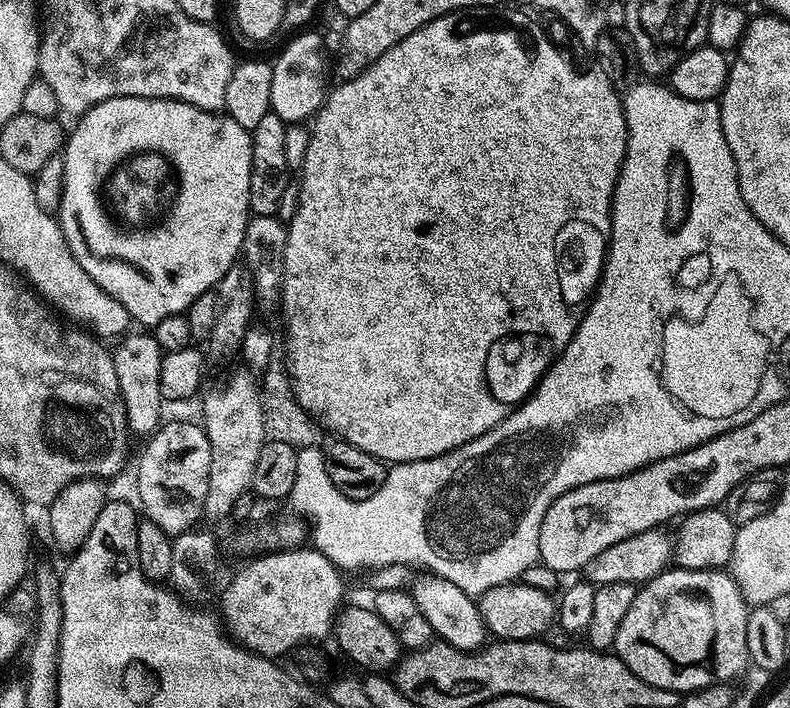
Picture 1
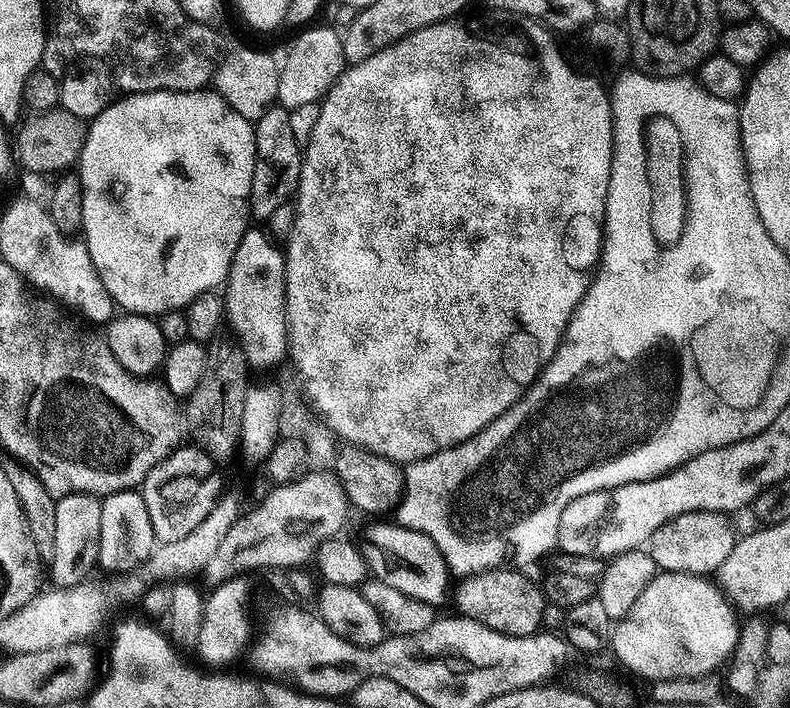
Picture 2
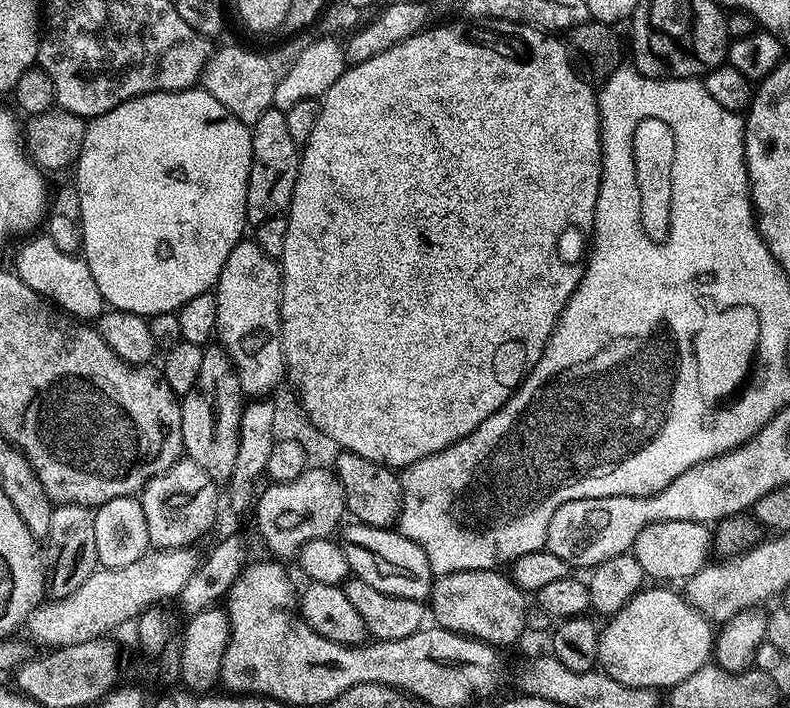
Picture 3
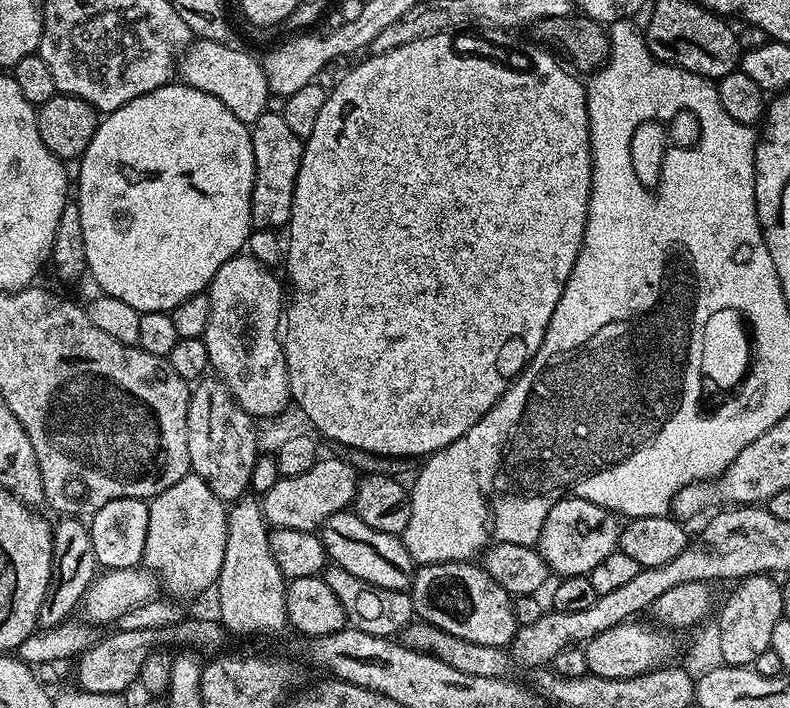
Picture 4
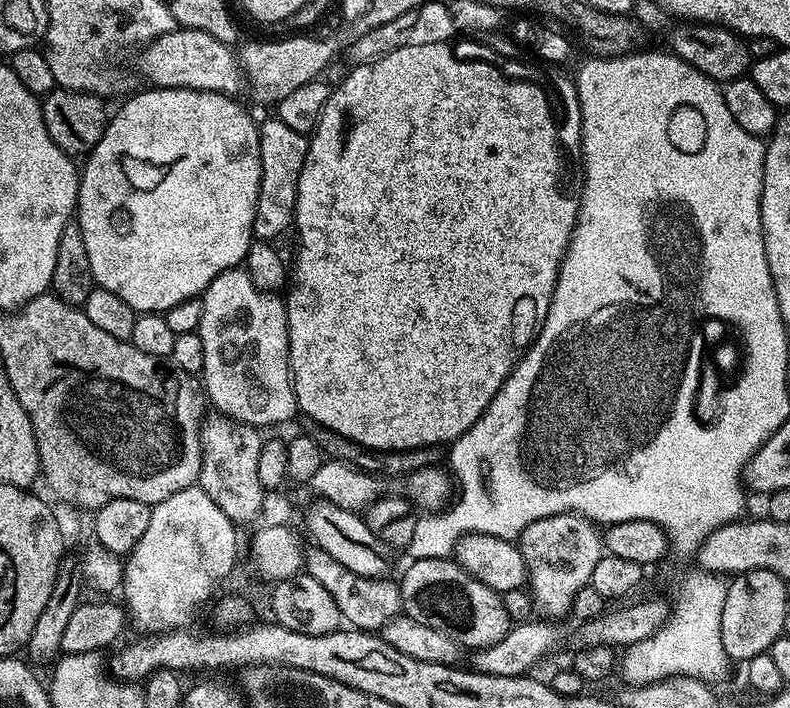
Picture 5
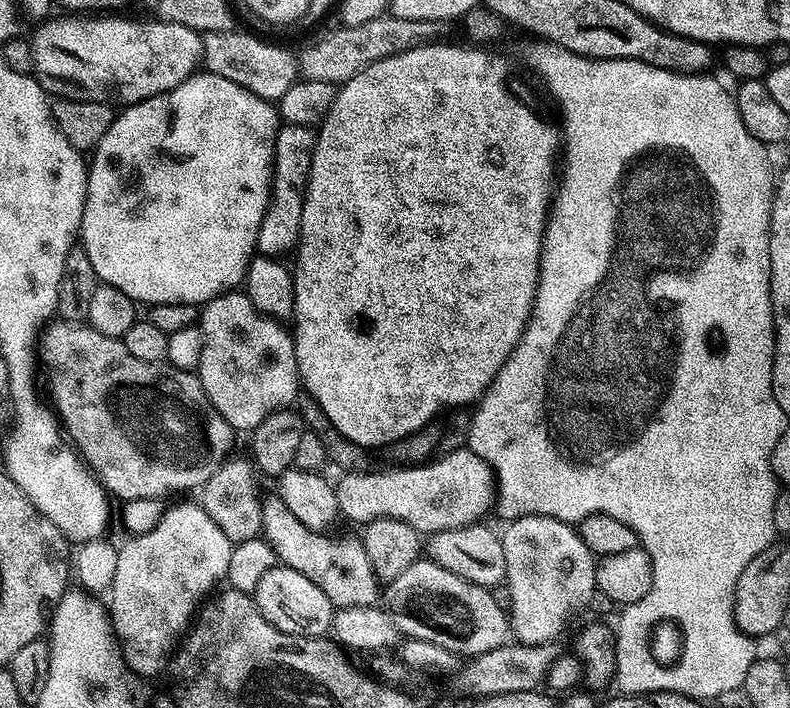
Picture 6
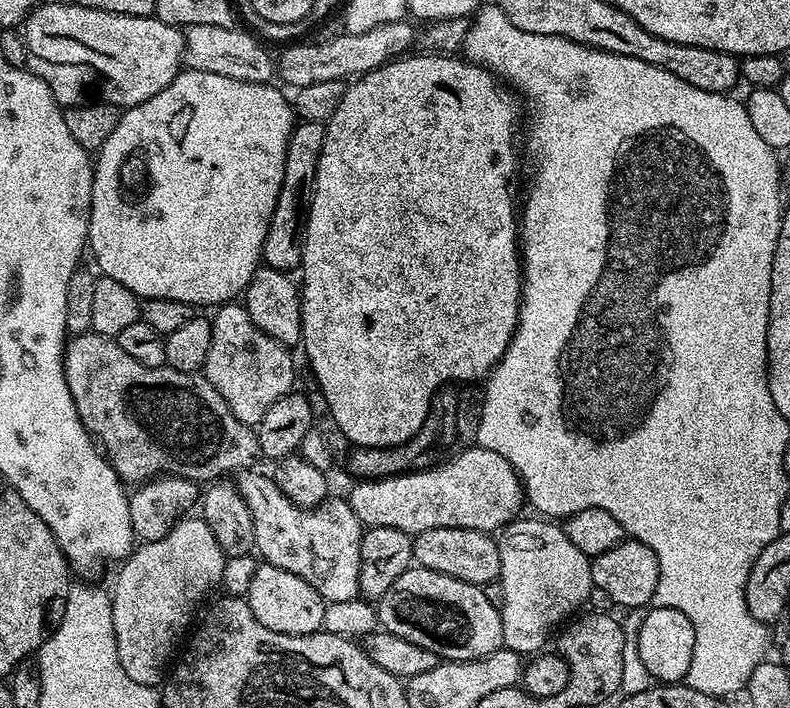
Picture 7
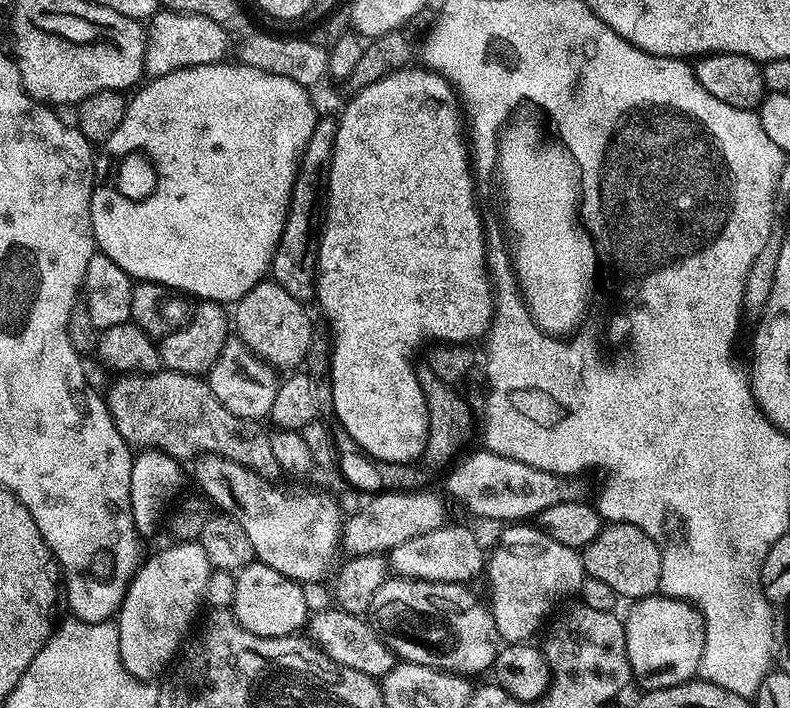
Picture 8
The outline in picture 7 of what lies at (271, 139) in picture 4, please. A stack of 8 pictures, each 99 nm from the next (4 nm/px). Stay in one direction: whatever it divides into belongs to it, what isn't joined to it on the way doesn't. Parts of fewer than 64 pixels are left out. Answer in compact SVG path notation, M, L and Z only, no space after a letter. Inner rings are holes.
M300 120L293 127L286 146L286 170L282 174L282 190L278 190L278 202L266 230L263 263L280 272L296 270L300 267L302 246L304 245L304 221L308 219L308 204L318 174L318 158L322 154L324 124Z

